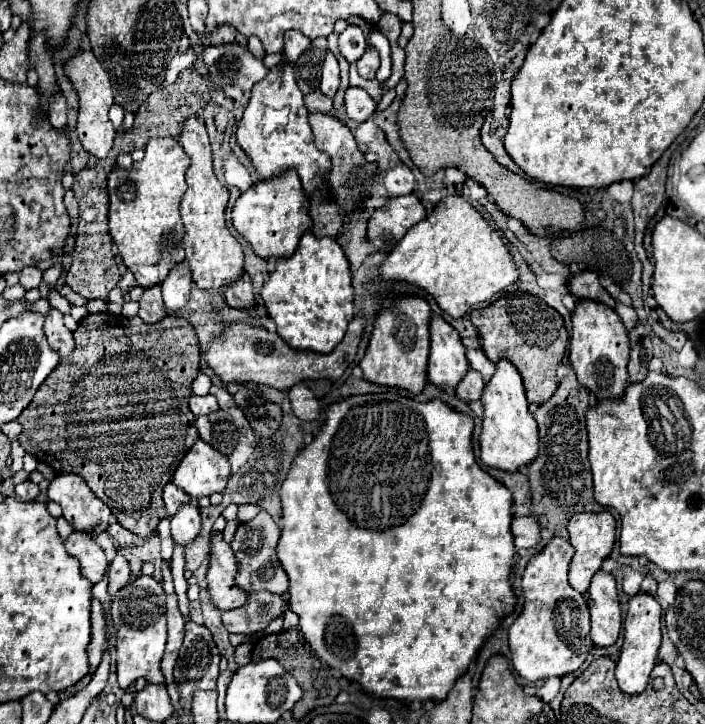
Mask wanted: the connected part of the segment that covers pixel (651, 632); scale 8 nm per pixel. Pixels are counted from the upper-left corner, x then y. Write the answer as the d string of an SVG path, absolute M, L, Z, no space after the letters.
M636 594L630 598L628 614L624 618L624 646L620 650L620 660L616 664L616 680L624 694L642 694L648 686L650 672L656 664L658 648L662 644L662 608L650 594Z

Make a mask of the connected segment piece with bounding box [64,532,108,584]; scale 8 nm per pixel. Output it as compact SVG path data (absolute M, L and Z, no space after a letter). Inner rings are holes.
M72 532L68 540L64 542L68 554L80 560L80 568L84 578L88 578L92 584L98 584L104 578L108 560L104 556L104 550L92 540L86 532Z

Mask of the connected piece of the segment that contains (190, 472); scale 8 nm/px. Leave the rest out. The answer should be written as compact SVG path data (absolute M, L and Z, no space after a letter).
M198 440L184 456L174 472L174 484L180 486L190 498L212 496L226 488L230 478L230 462L208 442Z

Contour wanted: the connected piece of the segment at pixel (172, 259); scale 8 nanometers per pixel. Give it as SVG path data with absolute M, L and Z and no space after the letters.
M152 138L146 146L146 156L142 162L134 162L132 170L120 170L114 168L110 178L108 178L108 194L110 194L110 234L114 238L114 244L128 266L128 270L134 272L138 286L150 288L160 284L166 274L170 272L172 266L184 262L184 244L182 244L182 234L184 226L180 220L180 198L186 192L186 172L190 166L190 158L184 154L182 146L174 138Z

